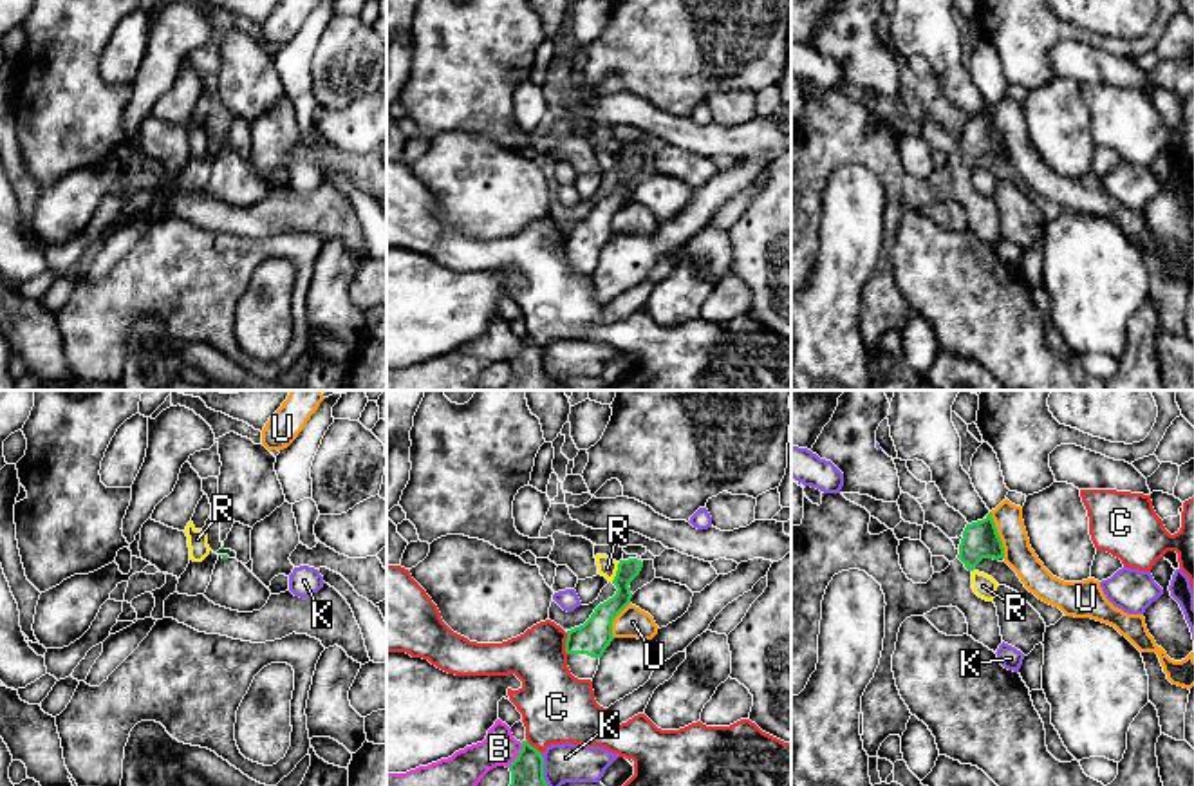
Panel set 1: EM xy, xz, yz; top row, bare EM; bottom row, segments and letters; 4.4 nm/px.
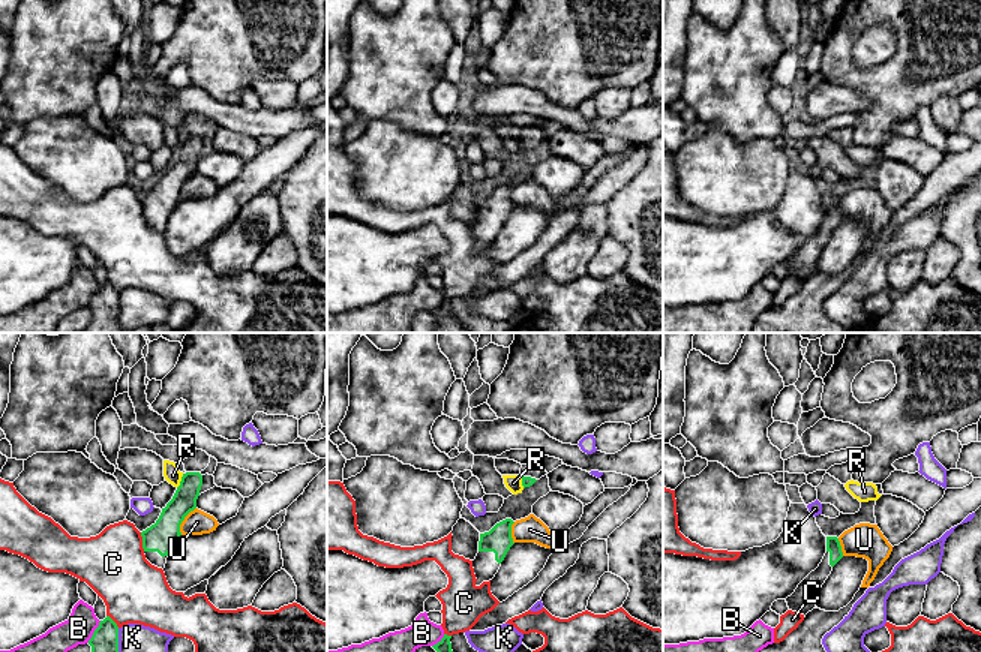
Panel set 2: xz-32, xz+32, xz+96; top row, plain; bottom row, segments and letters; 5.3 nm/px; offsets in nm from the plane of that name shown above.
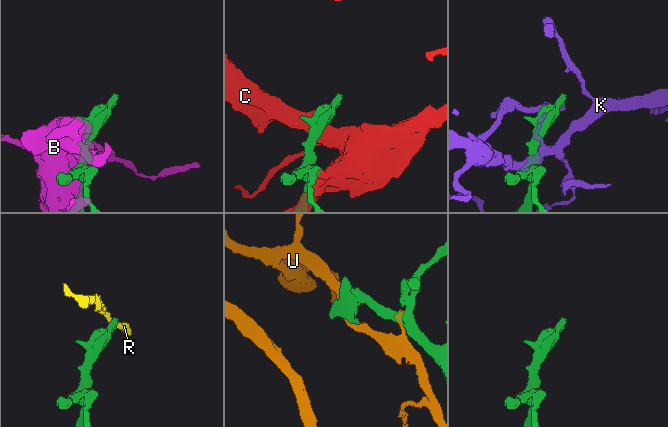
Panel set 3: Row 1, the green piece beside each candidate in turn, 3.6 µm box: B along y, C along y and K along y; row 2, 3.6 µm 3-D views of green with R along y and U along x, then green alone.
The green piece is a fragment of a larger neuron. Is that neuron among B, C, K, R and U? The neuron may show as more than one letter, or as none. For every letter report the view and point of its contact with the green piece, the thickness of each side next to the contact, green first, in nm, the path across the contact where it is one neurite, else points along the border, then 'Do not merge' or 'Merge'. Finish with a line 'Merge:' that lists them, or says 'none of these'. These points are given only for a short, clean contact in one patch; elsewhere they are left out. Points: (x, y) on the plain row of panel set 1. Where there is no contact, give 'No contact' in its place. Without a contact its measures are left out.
B: Touches green at xz (517, 351). Thickness 180 nm (green) against 170 nm. Do not merge
C: Touches green at xz (566, 239). Thickness 150 nm (green) against 280 nm. Do not merge
K: Touches green at xz (542, 367). Thickness 180 nm (green) against 180 nm. Do not merge
R: Touches green at xz (616, 167). Thickness 110 nm (green) against 90 nm. Boundary: xz (620, 158), (611, 176). Do not merge
U: Touches green at yz (998, 130). Thickness 160 nm (green) against 130 nm. Do not merge
Merge: none of these

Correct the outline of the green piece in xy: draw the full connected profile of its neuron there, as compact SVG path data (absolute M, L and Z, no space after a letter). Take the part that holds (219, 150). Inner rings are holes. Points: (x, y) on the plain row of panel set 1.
M219 150L204 192L231 206L253 208L267 199L271 186L242 157Z

